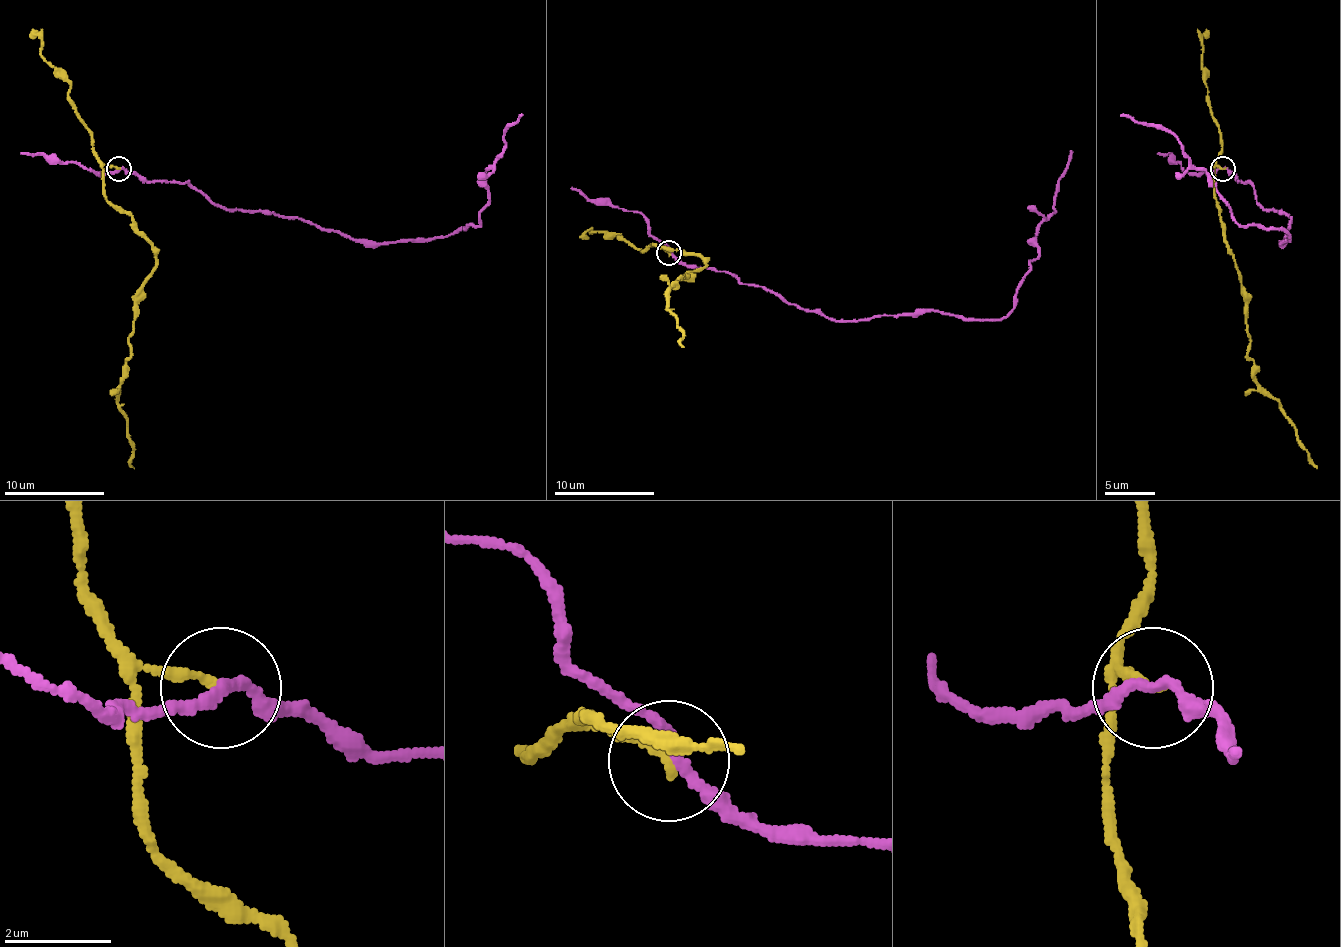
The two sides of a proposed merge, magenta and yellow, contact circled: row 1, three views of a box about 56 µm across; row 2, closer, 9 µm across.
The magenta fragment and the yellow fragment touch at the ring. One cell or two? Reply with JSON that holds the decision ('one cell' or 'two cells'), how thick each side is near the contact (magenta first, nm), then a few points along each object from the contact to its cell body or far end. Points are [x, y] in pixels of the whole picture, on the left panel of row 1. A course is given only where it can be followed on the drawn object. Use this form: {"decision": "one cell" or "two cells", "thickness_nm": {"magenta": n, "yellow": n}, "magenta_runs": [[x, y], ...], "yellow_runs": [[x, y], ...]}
{"decision": "two cells", "thickness_nm": {"magenta": 200, "yellow": 170}, "magenta_runs": [[119, 169], [185, 182], [227, 210], [268, 210], [373, 242], [446, 237], [479, 225], [487, 169], [522, 114]], "yellow_runs": [[119, 169], [104, 169], [104, 197], [132, 217], [155, 257], [119, 386], [134, 469]]}

